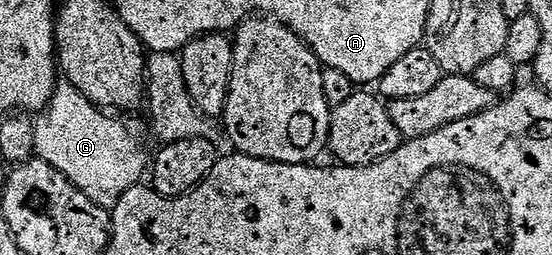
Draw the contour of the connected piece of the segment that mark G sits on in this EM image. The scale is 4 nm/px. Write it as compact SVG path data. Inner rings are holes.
M65 80L59 81L54 87L54 95L50 97L50 102L47 103L42 110L37 111L36 117L34 118L34 152L37 157L41 158L42 161L47 162L52 168L56 168L56 172L63 174L70 183L72 183L77 190L84 192L89 196L92 201L97 202L98 205L107 208L113 207L115 202L120 200L120 196L124 196L124 192L128 192L128 188L139 185L143 181L142 173L147 173L148 170L148 154L142 151L142 146L138 143L138 138L121 122L118 118L113 118L113 113L107 112L105 109L99 108L94 103L89 102L81 92L77 90L70 82Z

